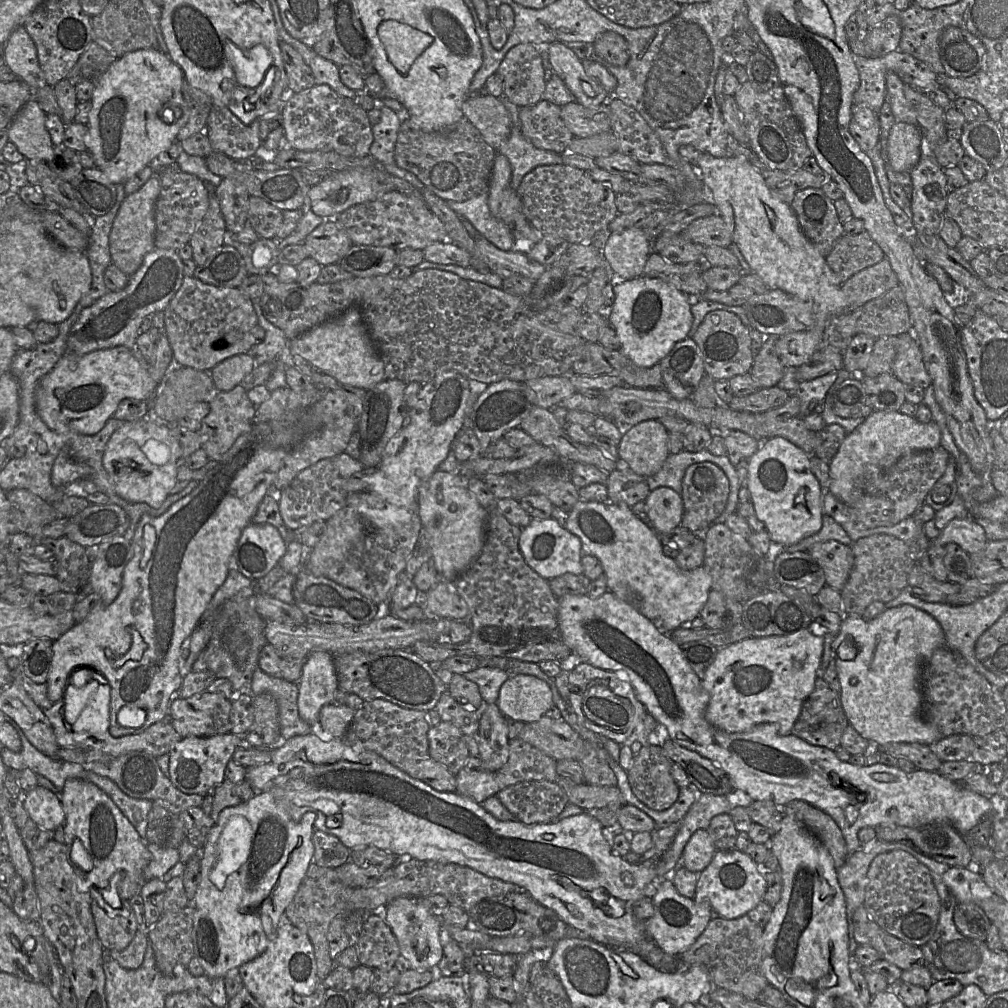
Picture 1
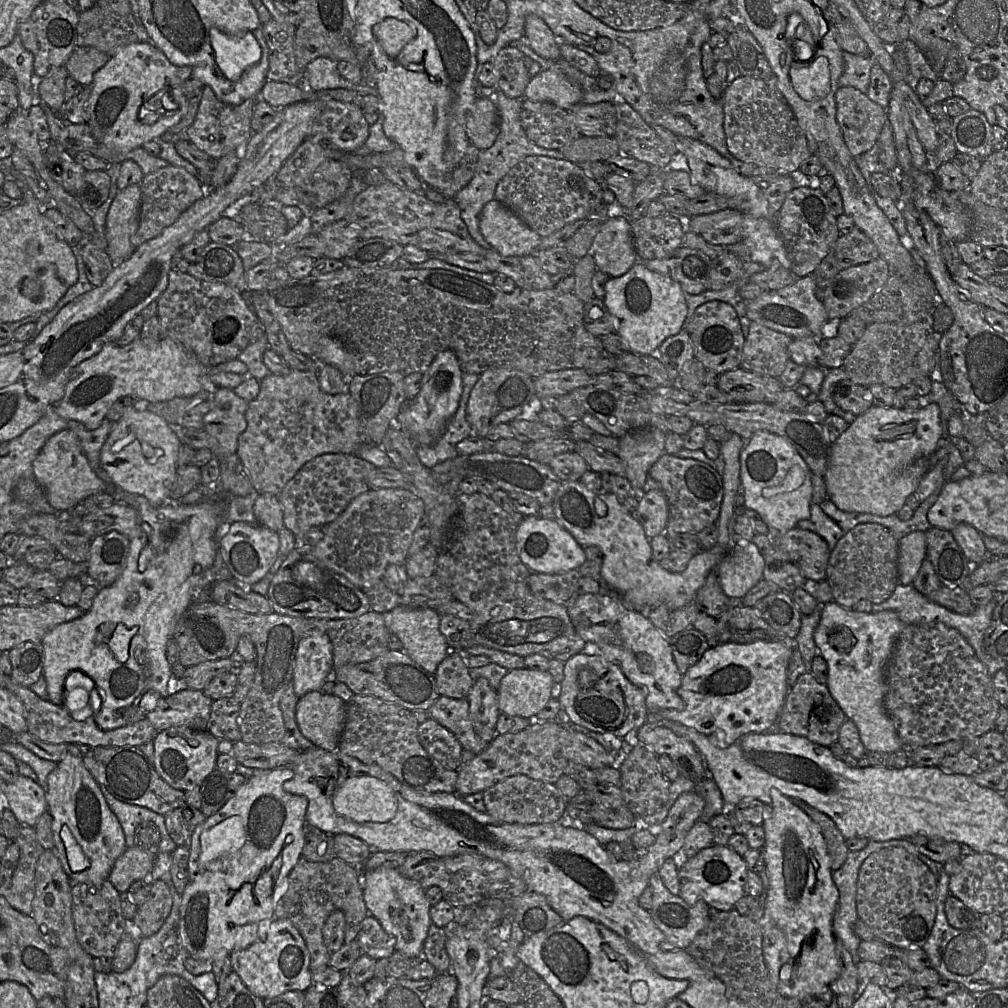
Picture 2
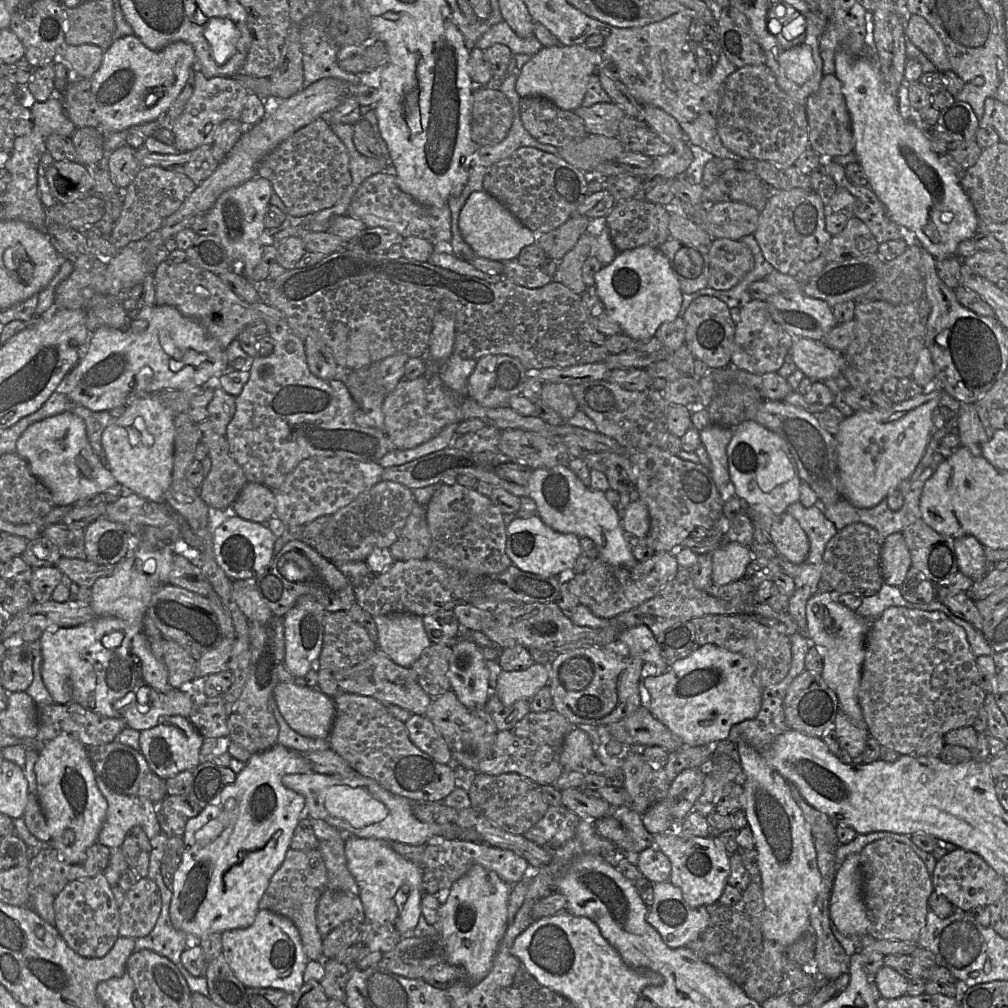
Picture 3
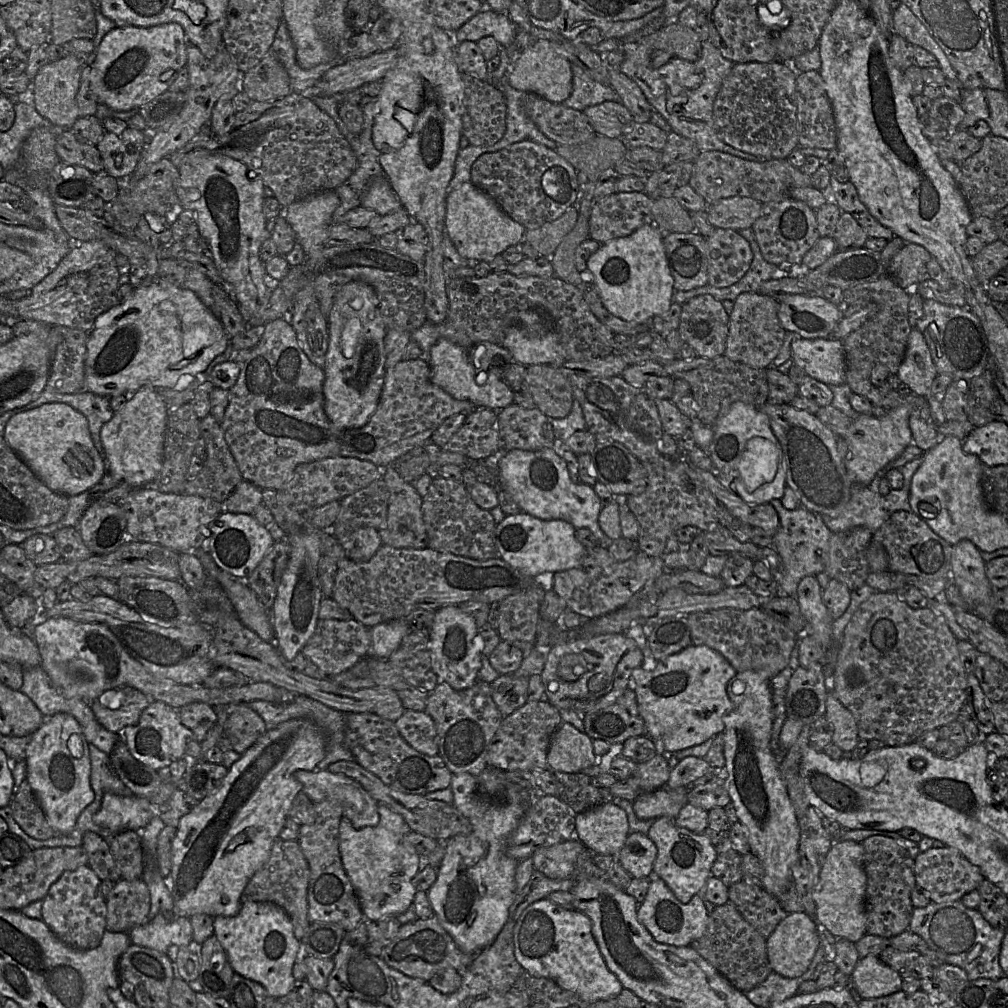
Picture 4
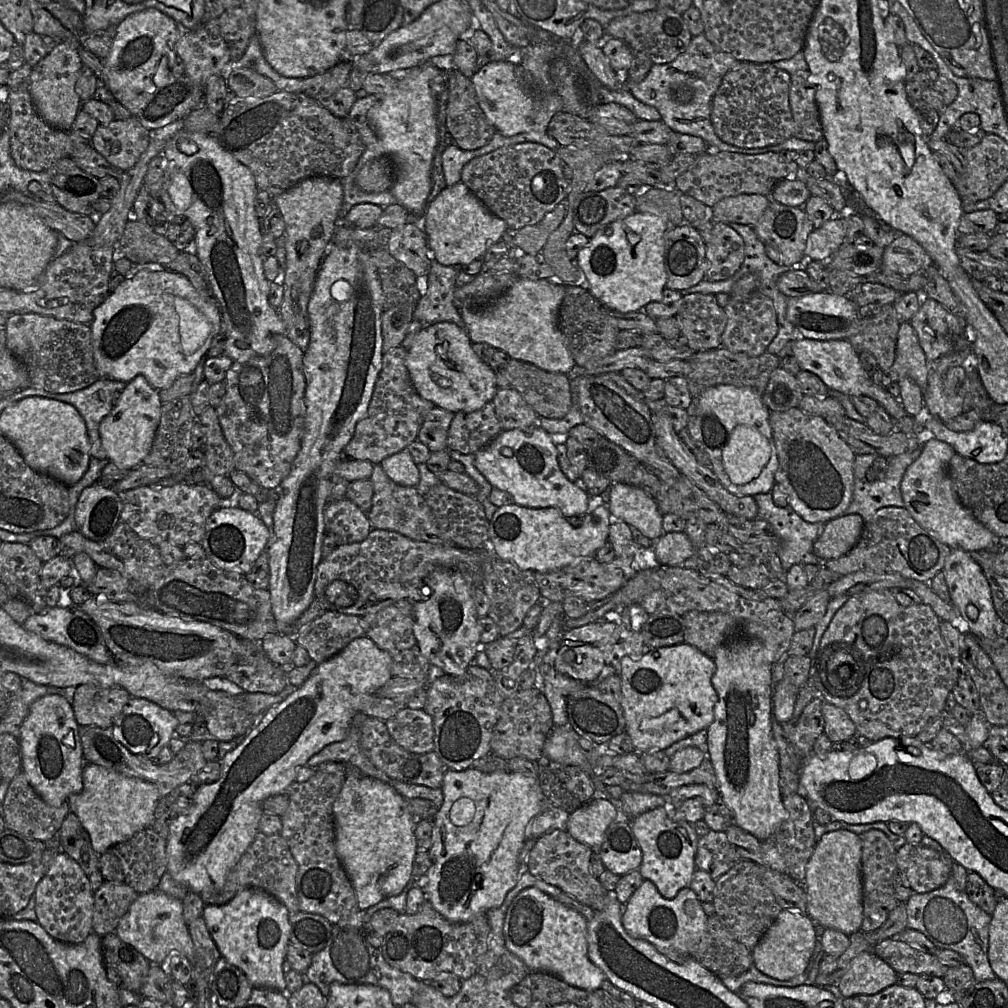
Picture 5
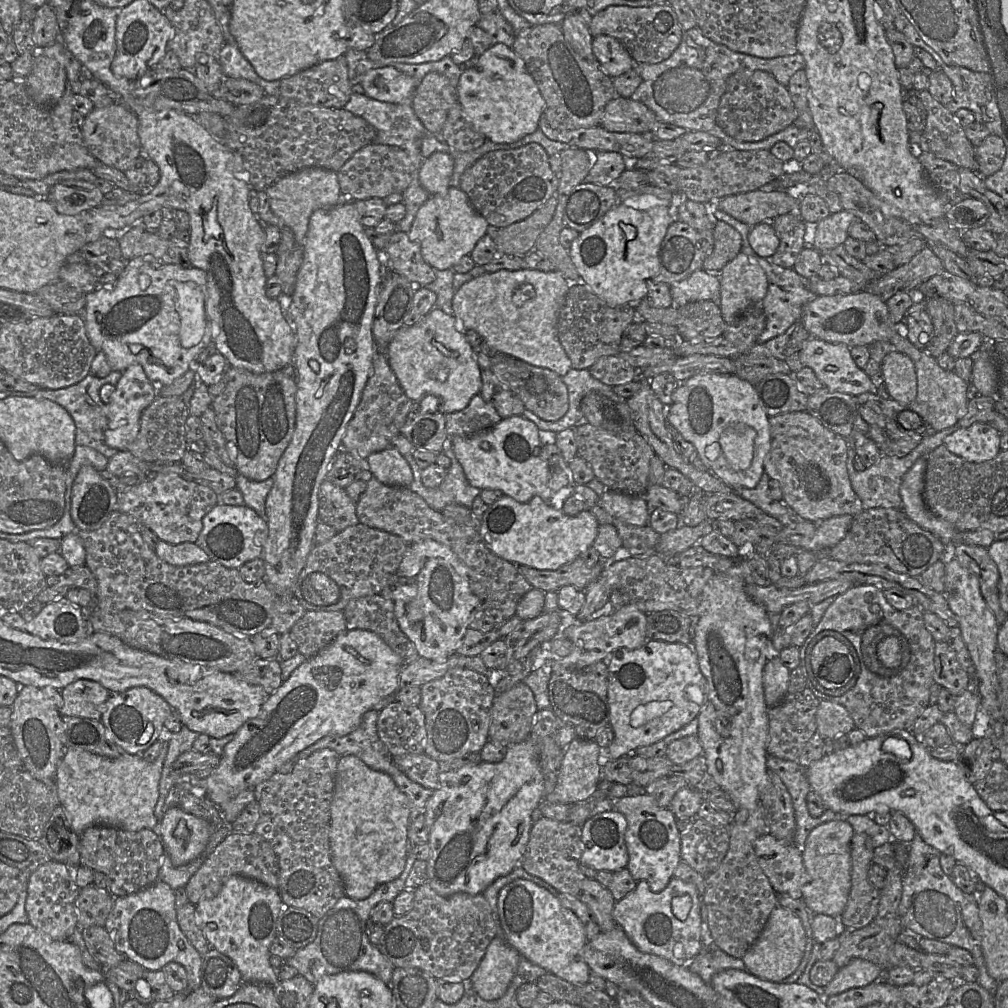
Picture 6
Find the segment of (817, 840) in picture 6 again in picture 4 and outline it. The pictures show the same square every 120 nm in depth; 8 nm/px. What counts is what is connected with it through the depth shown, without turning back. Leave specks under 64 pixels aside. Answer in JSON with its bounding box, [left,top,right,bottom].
[814,841,866,943]

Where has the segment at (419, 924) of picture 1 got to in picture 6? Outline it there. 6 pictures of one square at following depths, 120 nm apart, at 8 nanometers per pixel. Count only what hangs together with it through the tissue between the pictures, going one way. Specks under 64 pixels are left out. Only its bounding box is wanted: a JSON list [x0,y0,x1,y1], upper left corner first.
[329,756,410,900]

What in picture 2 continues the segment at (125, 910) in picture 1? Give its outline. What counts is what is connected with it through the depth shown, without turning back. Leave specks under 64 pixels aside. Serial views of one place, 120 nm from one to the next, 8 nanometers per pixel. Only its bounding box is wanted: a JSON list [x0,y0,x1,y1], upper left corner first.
[72,879,126,959]

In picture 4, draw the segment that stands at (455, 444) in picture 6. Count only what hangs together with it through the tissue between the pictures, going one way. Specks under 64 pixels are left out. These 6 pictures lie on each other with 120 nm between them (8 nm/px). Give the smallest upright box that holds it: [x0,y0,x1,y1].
[496,450,613,549]

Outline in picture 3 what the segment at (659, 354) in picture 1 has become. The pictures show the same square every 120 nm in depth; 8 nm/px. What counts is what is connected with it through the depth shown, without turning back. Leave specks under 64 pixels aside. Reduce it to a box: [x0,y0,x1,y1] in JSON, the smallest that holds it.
[594,246,683,340]

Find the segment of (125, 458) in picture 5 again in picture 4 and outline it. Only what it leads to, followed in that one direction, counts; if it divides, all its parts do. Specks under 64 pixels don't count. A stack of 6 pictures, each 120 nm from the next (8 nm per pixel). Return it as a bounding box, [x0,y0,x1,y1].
[101,386,169,489]

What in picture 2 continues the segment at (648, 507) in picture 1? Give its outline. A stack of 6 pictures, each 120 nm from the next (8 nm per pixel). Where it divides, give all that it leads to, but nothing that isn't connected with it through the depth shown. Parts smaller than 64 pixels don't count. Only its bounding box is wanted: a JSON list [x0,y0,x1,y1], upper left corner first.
[635,489,669,538]

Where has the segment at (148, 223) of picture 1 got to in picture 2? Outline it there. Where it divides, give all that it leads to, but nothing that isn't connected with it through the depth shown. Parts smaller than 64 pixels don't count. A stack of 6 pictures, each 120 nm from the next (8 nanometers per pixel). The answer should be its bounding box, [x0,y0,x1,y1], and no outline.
[106,185,140,264]

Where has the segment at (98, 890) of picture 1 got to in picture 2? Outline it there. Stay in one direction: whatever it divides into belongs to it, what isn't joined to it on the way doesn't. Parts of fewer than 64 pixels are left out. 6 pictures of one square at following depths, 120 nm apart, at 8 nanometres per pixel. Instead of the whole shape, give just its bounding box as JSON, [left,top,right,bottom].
[46,754,127,887]

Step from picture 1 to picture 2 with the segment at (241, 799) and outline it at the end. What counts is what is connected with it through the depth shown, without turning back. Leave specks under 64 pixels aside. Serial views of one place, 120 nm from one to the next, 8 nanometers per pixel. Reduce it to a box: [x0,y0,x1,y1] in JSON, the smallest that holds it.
[201,768,247,817]

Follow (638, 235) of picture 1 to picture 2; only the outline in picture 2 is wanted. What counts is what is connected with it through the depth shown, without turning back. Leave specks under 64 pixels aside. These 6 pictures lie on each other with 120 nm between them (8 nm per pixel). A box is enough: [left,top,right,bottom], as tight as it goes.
[591,215,639,277]

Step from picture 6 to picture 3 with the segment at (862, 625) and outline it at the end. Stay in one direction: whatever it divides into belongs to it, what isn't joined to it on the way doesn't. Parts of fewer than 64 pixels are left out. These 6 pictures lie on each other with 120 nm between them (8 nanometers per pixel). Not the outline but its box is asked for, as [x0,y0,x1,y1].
[857,606,987,755]

